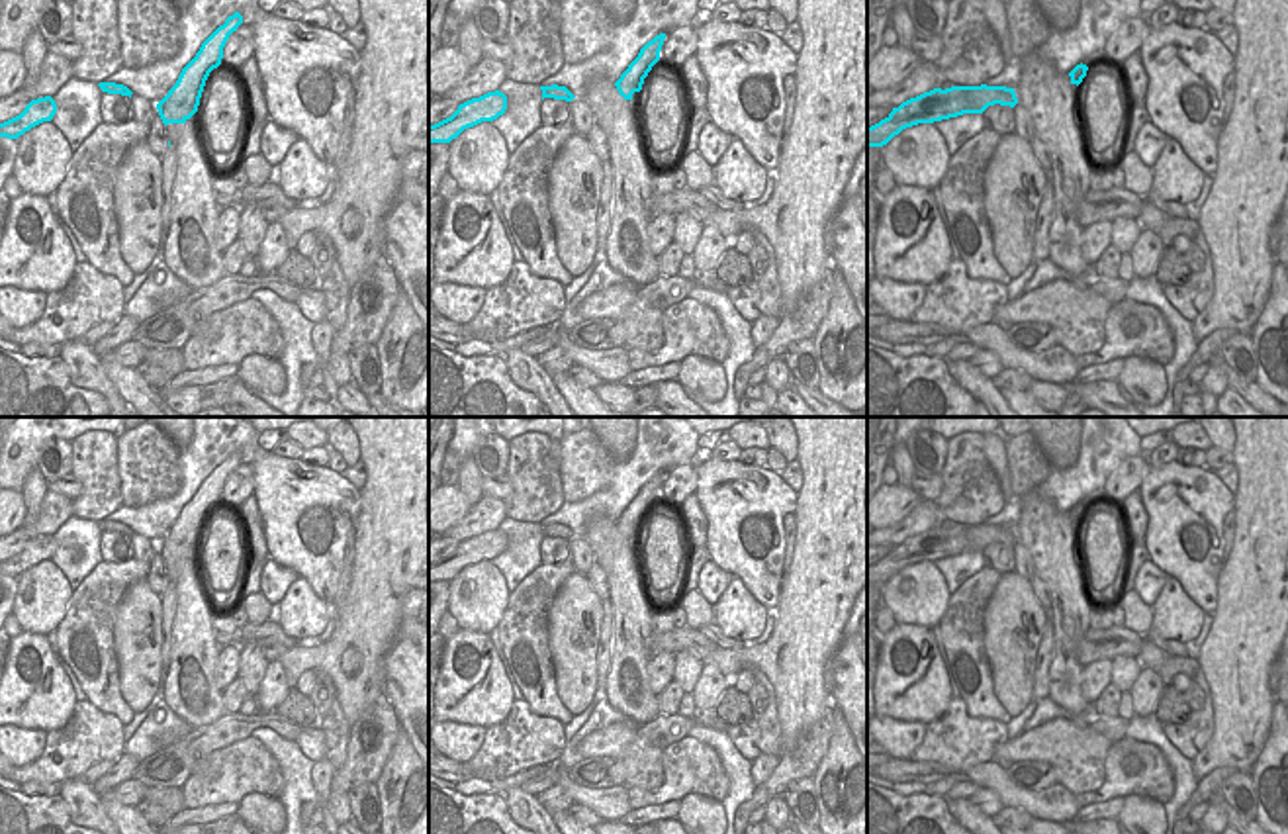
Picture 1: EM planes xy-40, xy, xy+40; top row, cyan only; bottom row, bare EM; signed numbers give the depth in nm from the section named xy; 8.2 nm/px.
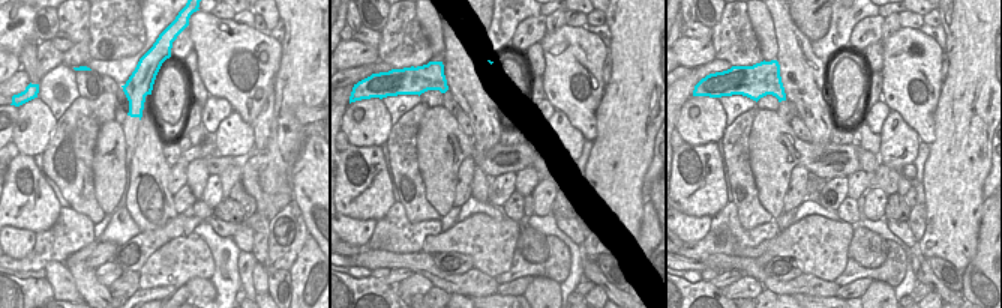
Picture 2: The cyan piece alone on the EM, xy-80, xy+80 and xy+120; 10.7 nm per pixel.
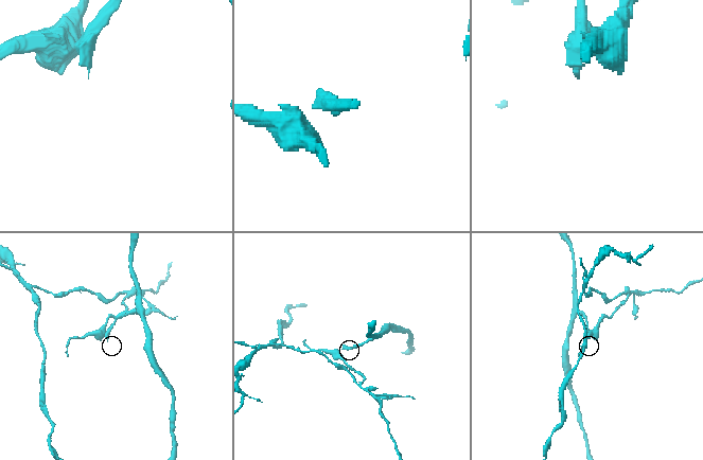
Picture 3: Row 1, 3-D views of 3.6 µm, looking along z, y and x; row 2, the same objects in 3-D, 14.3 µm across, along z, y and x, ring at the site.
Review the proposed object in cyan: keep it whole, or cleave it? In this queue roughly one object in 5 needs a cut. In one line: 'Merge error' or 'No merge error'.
Merge error.

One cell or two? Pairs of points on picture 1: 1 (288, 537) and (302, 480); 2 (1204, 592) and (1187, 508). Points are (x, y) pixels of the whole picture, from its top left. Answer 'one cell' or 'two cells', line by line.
1: one cell
2: one cell

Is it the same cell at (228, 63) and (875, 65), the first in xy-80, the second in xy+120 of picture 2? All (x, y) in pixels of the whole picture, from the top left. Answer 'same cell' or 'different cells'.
different cells

